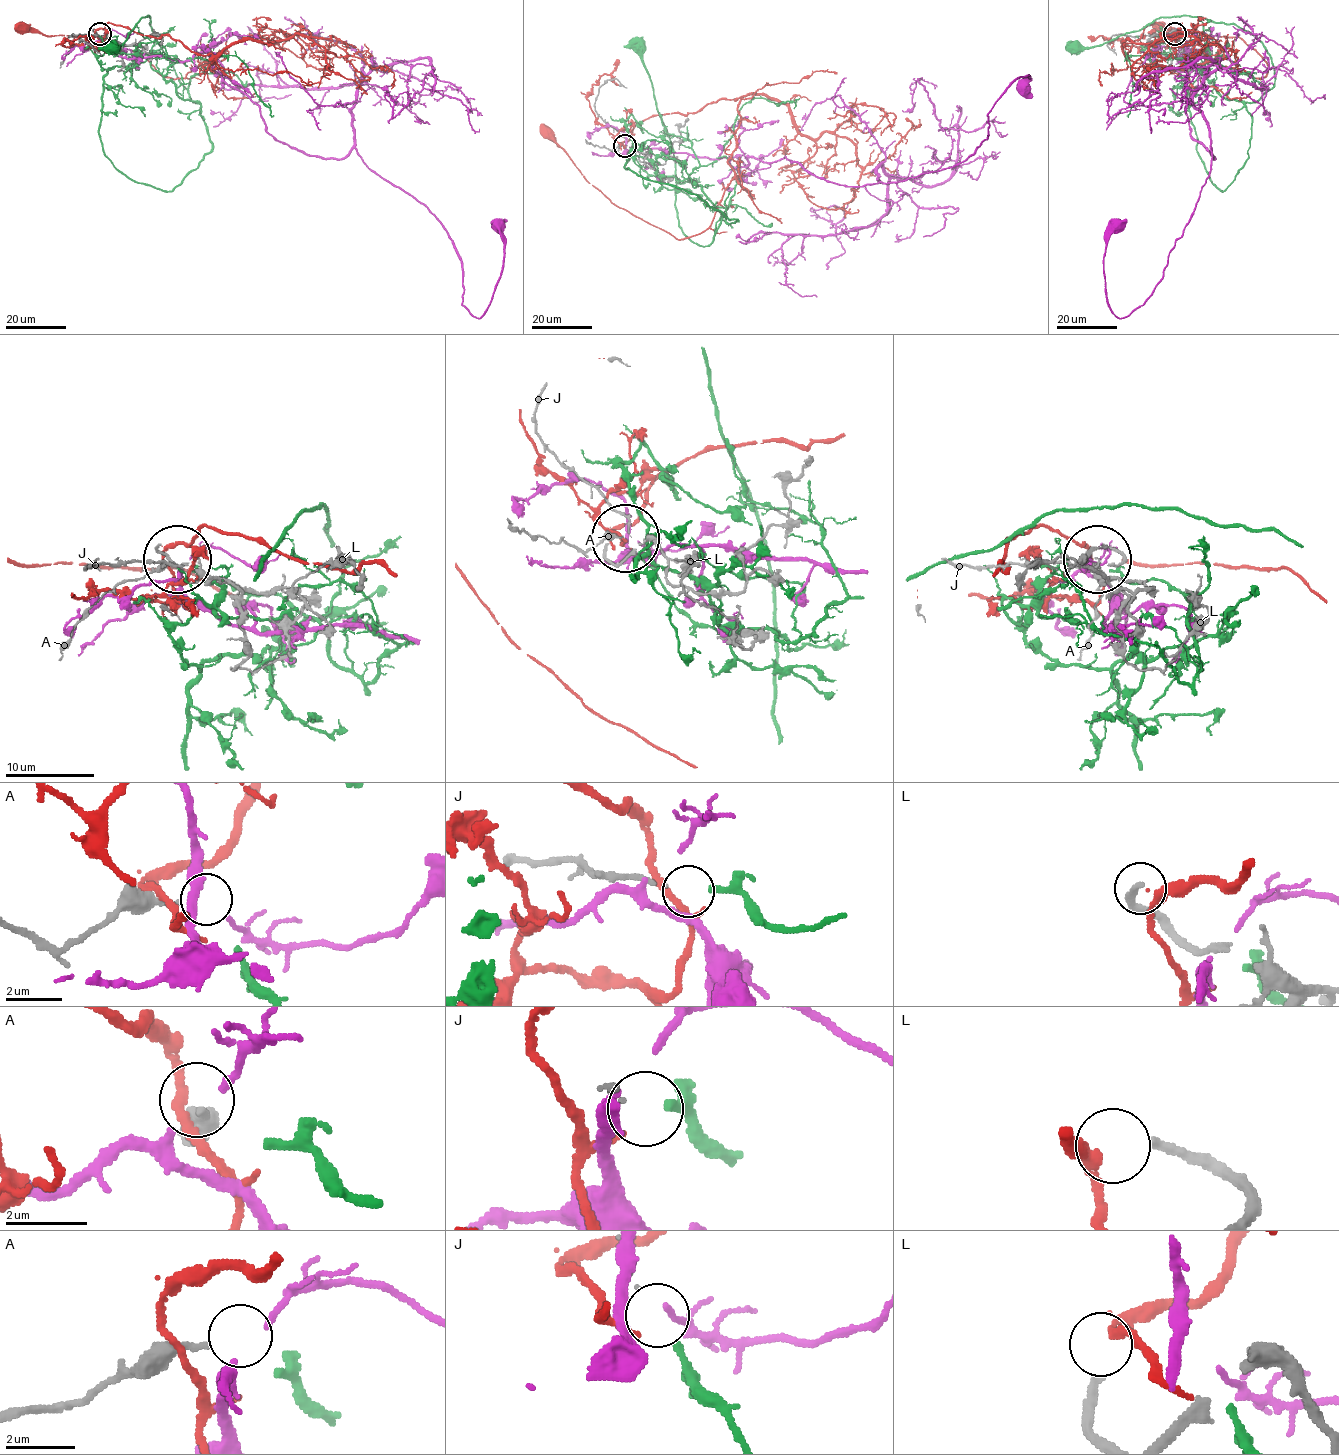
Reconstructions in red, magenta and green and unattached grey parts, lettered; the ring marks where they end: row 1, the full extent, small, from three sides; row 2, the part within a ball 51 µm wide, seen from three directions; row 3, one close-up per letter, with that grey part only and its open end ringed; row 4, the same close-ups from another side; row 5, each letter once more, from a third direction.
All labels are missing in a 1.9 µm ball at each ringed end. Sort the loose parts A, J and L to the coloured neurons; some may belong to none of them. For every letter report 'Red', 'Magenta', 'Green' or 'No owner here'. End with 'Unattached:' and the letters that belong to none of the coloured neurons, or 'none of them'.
A: No owner here
J: Green
L: Red
Unattached: A

